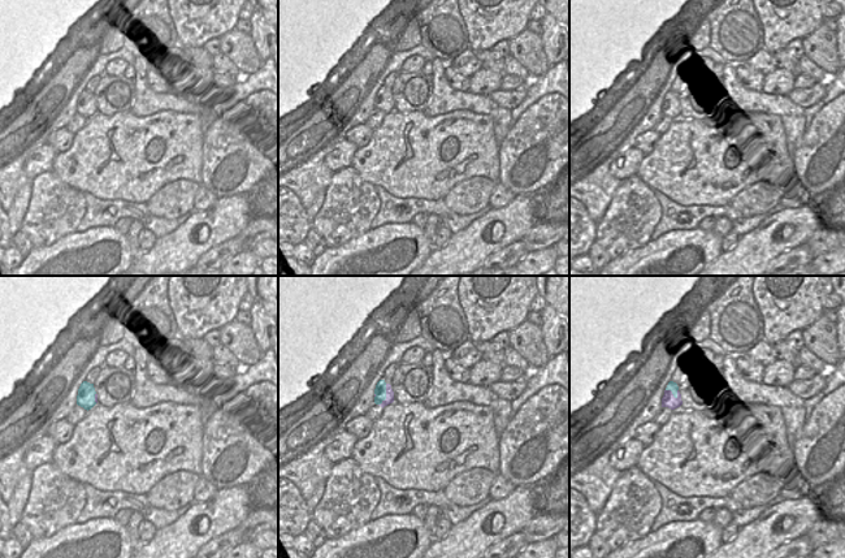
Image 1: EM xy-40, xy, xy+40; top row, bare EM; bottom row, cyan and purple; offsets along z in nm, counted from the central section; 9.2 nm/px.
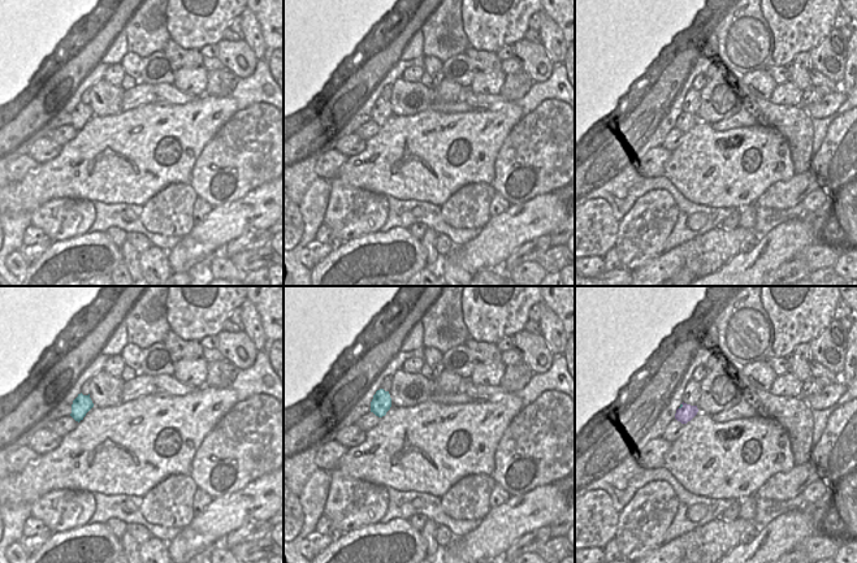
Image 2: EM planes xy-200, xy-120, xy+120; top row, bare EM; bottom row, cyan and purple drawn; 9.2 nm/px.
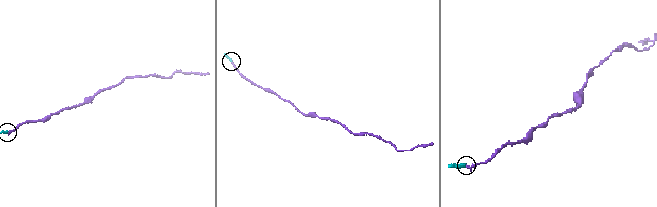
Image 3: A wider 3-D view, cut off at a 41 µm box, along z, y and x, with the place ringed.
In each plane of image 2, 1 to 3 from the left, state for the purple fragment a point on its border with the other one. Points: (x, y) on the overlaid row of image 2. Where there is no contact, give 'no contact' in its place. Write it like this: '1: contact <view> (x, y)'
1: no contact
2: no contact
3: contact xy+120 (682, 406)

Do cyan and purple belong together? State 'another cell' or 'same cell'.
another cell

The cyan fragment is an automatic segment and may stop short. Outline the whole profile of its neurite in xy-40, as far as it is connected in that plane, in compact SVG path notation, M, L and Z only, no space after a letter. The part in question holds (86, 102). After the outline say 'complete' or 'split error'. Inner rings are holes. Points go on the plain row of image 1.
M83 90L78 98L77 113L87 120L91 118L96 113L95 103L94 92Z; complete

